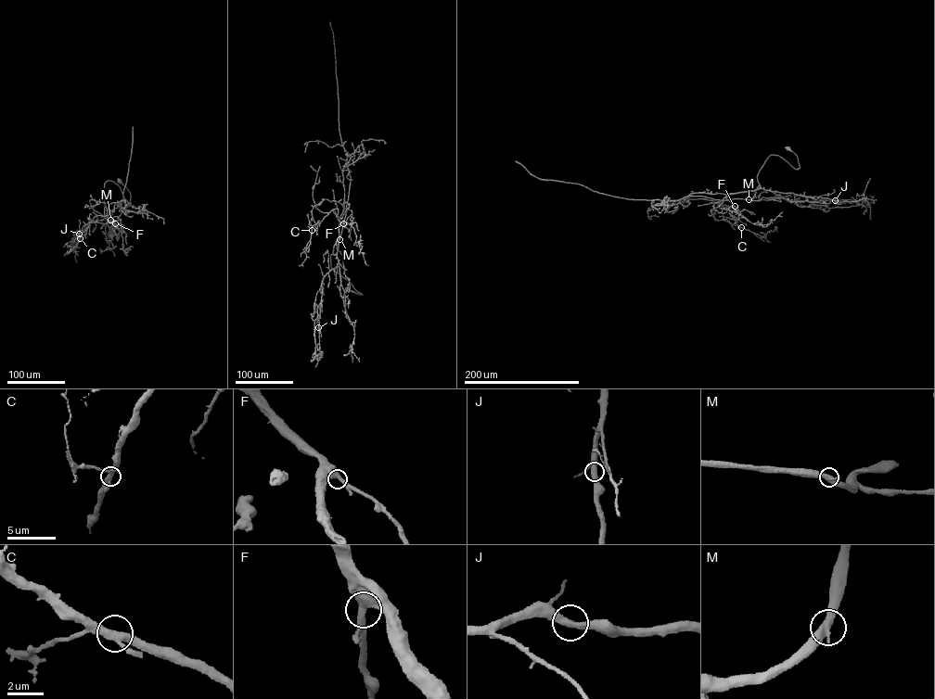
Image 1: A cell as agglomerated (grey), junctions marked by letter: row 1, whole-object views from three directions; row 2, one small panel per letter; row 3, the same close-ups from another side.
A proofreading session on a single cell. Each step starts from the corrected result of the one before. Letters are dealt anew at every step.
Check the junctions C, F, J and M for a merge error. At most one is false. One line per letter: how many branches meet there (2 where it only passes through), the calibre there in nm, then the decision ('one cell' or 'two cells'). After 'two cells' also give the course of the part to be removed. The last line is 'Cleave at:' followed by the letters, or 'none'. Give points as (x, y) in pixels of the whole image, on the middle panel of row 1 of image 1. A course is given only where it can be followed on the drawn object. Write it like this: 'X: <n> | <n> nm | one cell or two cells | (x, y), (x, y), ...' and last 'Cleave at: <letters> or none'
C: 2 | 440 nm | one cell
F: 2 | 460 nm | one cell
J: 2 | 420 nm | one cell
M: 2 | 440 nm | one cell
Cleave at: none

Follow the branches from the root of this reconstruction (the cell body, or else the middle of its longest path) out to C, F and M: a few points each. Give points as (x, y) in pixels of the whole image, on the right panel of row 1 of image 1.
C: (788, 148), (799, 168), (770, 155), (757, 175), (760, 188), (729, 194), (717, 202), (728, 206), (741, 227)
F: (788, 148), (797, 156), (799, 168), (778, 156), (770, 155), (757, 175), (760, 188), (726, 196), (735, 206)
M: (788, 148), (797, 156), (800, 168), (796, 169), (778, 156), (770, 155), (757, 175), (759, 185), (749, 199)

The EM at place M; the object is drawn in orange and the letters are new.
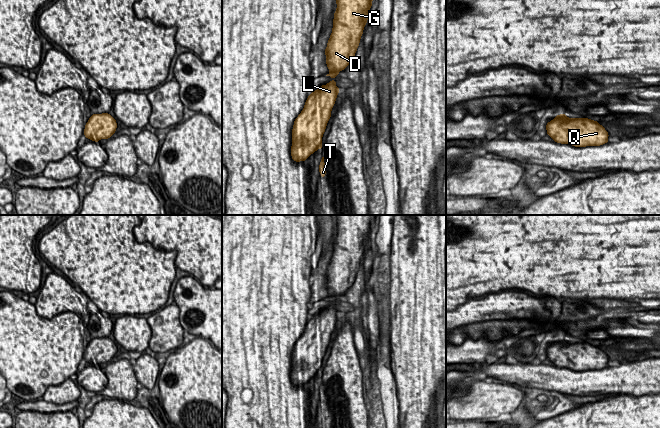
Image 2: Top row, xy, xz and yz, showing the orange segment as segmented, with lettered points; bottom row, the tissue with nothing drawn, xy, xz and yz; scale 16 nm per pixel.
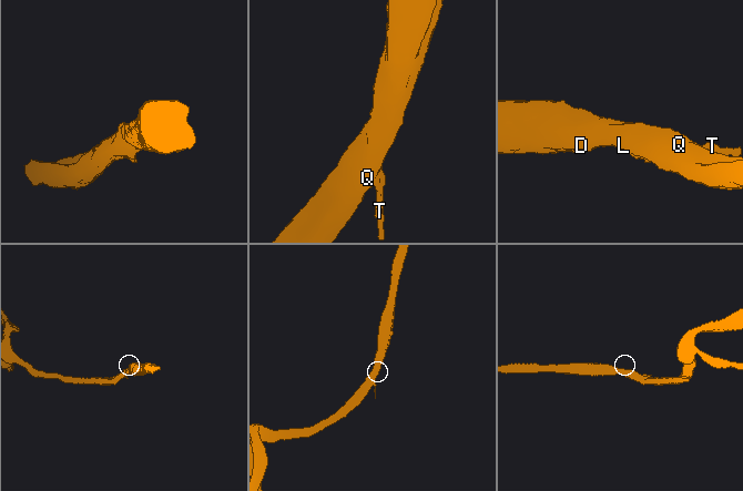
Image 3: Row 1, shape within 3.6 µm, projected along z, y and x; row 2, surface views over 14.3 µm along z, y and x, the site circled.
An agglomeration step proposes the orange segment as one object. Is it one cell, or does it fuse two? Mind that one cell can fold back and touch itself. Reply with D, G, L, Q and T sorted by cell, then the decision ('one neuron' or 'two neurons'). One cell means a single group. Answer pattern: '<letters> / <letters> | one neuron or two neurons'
D G L Q T | one neuron

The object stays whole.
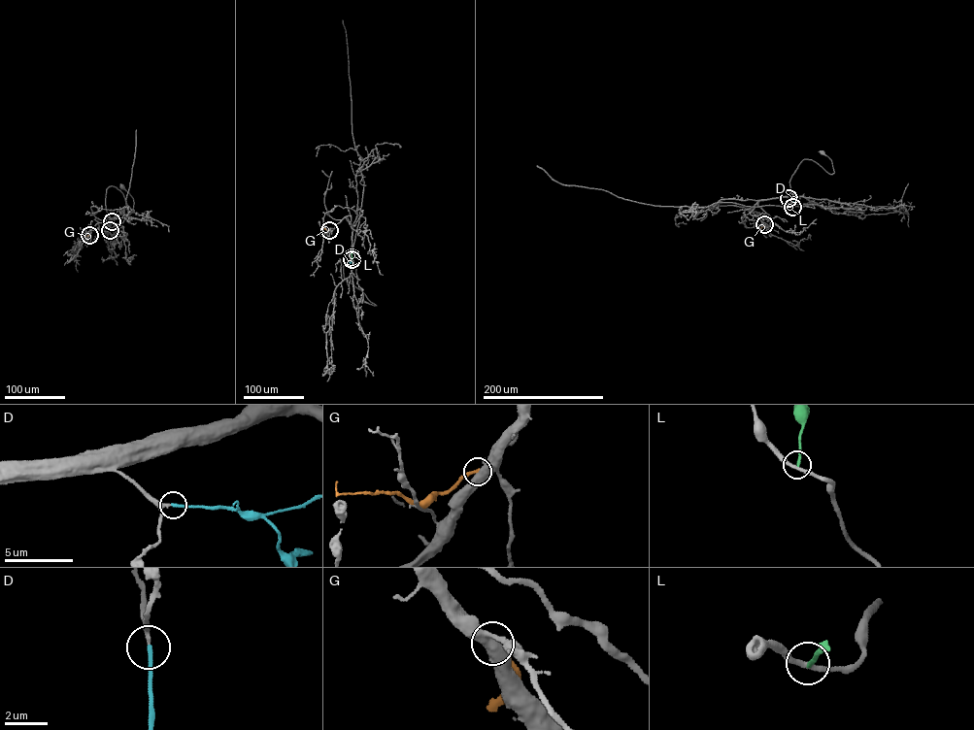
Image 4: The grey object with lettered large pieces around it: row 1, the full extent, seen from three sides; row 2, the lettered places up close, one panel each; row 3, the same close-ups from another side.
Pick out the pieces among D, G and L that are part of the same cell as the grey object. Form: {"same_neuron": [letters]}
{"same_neuron": ["D"]}

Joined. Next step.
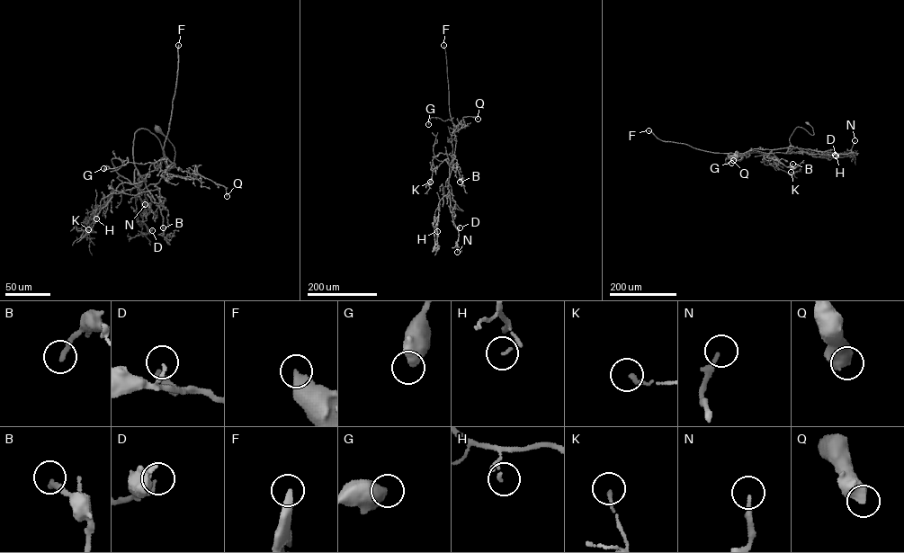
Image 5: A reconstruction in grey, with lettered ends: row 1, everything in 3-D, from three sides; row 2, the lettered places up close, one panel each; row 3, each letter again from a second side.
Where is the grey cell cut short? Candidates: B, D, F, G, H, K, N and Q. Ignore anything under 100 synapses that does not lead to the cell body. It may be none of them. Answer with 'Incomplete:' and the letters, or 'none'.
Incomplete: F

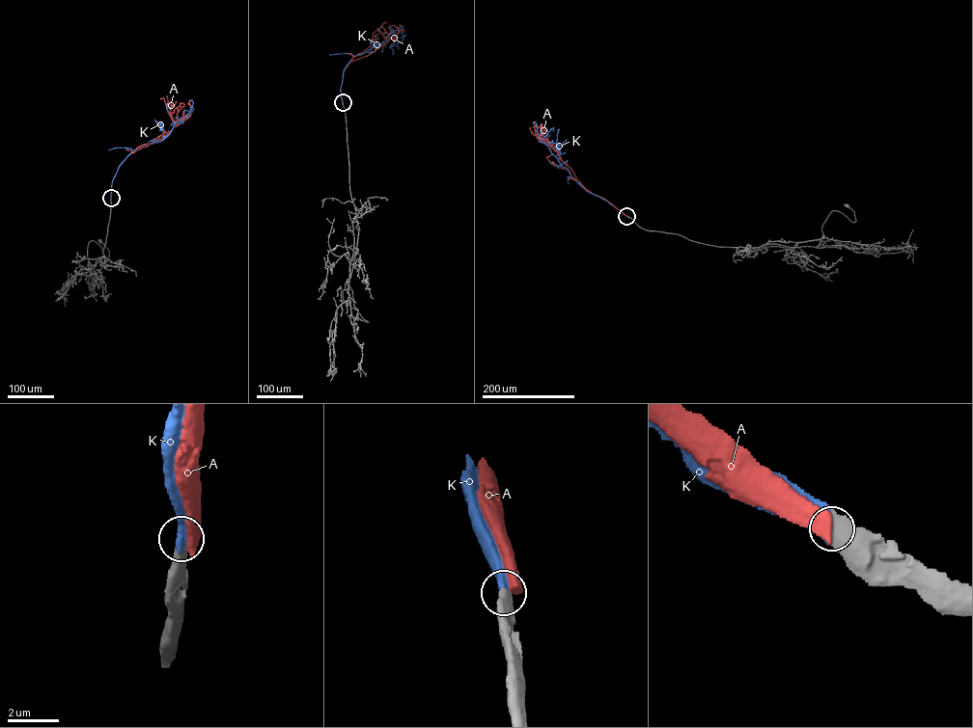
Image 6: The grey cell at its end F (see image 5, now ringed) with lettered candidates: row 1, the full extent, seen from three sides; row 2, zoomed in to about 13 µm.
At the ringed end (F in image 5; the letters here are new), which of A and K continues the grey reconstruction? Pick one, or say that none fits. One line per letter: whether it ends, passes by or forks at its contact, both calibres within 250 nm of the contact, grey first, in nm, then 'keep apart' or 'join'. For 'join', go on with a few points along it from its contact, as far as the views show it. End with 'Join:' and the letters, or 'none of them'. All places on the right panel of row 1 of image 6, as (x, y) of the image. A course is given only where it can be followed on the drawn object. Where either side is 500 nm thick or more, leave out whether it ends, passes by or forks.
A: calibres 650 and 650 nm; keep apart
K: calibres 650 and 600 nm; join; course (626, 216), (576, 181), (543, 144), (536, 122), (533, 122)
Join: K

